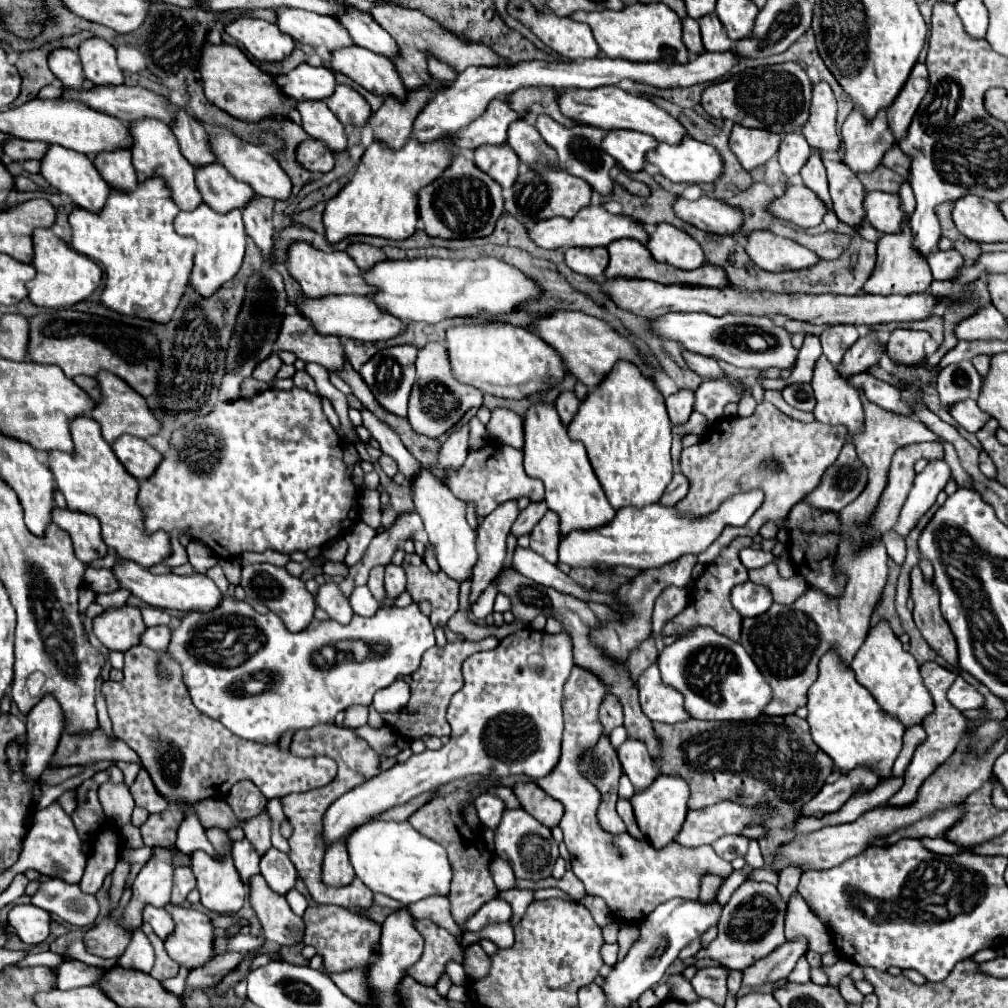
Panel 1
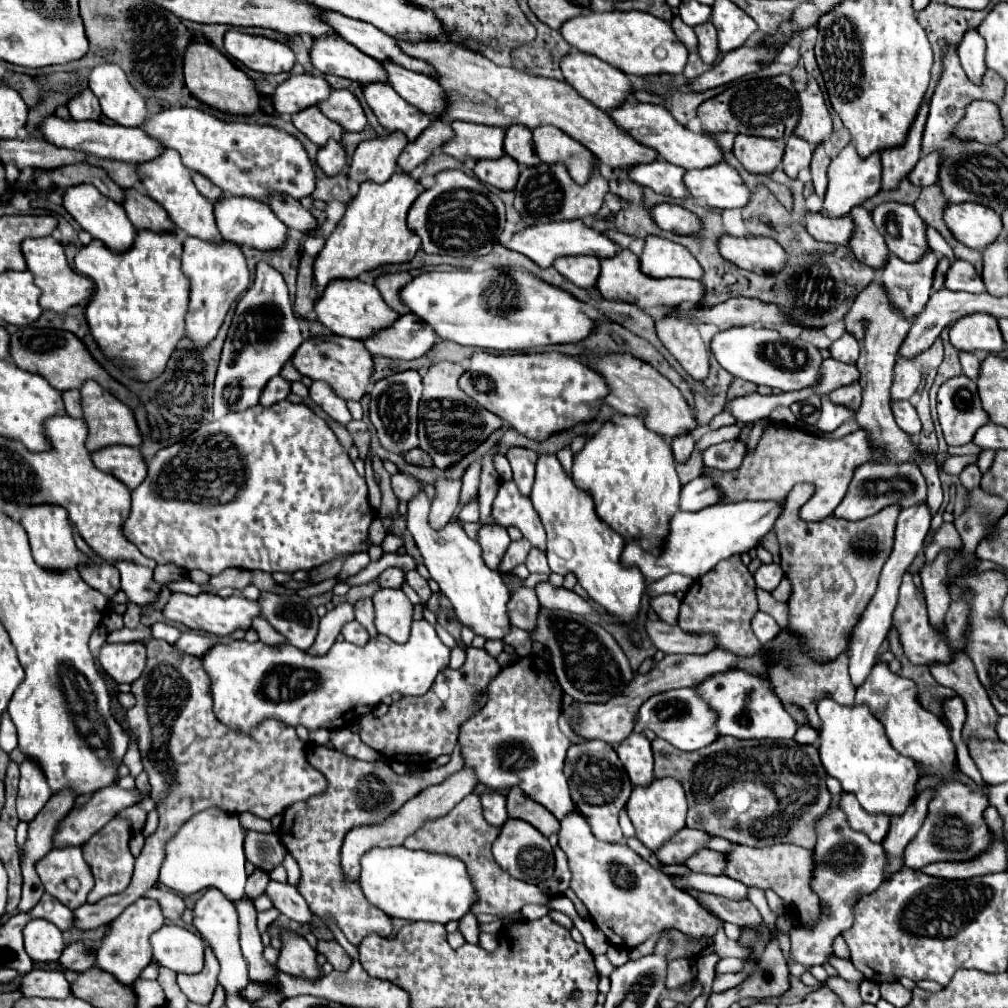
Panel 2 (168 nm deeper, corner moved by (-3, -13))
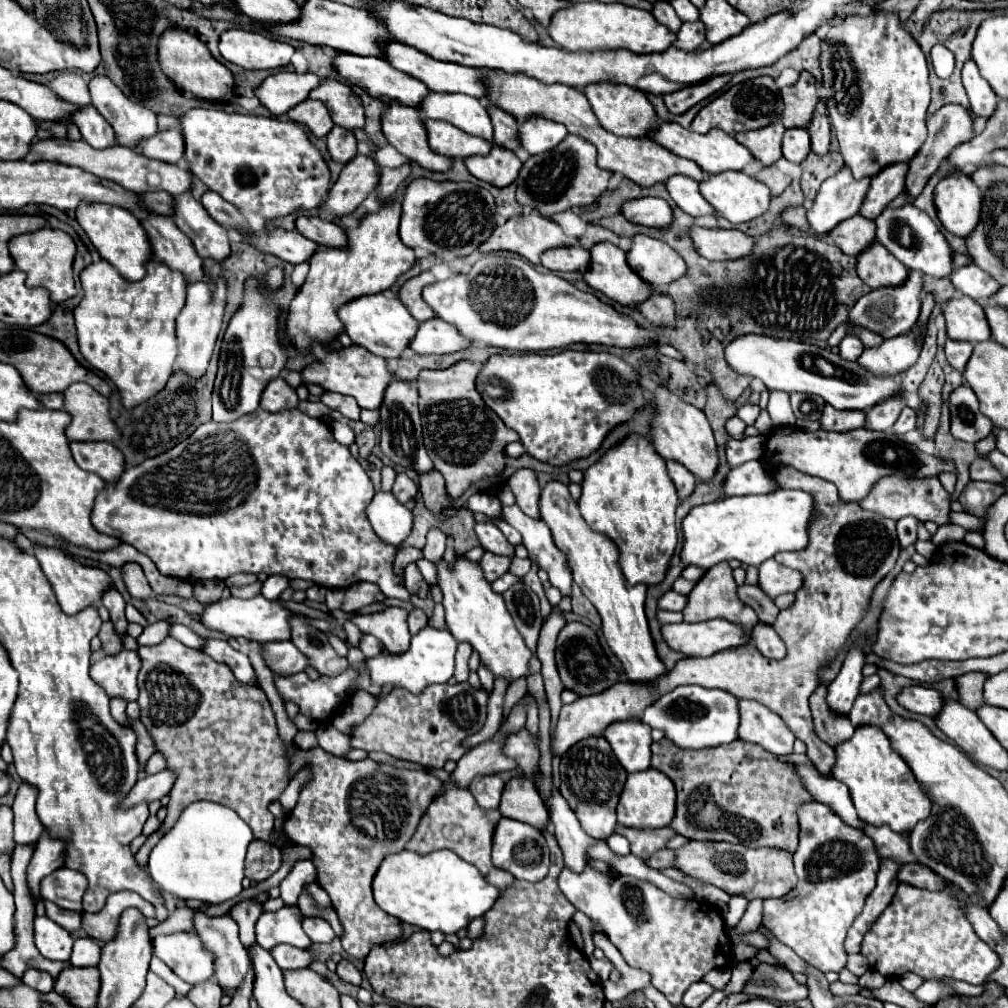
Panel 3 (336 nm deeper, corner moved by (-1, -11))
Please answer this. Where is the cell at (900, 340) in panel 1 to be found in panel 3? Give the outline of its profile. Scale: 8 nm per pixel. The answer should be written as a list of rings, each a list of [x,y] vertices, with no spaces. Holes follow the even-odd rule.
[[[891,397],[891,401],[881,401],[875,409],[867,411],[865,427],[873,431],[887,431],[897,421],[901,409],[907,405],[905,397]]]

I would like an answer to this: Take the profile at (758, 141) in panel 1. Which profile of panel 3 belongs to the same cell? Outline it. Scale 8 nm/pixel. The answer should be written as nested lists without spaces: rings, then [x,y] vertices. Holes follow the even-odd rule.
[[[775,121],[765,129],[739,133],[739,135],[735,135],[735,139],[743,147],[747,147],[757,161],[761,161],[765,167],[769,167],[769,165],[777,163],[783,157],[781,155],[783,133],[785,133],[785,127],[781,125],[781,121]]]

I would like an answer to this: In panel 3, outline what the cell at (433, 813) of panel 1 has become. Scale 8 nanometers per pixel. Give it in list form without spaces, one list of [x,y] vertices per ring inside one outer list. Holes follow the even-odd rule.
[[[449,789],[447,793],[439,795],[427,809],[427,813],[421,817],[415,835],[409,839],[405,849],[417,851],[417,853],[431,853],[437,849],[449,849],[457,853],[461,859],[467,863],[475,865],[479,873],[485,877],[485,881],[491,881],[491,885],[499,885],[503,893],[511,887],[515,877],[511,873],[505,873],[501,869],[495,869],[491,863],[491,839],[493,839],[493,829],[499,823],[501,813],[499,811],[483,811],[471,791],[463,789]]]

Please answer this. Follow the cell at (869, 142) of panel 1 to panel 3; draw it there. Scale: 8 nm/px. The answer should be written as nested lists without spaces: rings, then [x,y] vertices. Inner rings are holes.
[[[843,167],[835,175],[823,181],[813,207],[807,211],[807,221],[811,229],[819,235],[829,233],[837,223],[859,213],[863,197],[867,195],[871,179],[855,181],[851,169]]]

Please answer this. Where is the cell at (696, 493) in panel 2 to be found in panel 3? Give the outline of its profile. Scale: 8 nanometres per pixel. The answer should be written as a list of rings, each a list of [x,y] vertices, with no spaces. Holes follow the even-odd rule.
[[[747,461],[727,473],[723,481],[723,495],[747,495],[747,493],[771,493],[771,481],[765,475],[759,461]]]

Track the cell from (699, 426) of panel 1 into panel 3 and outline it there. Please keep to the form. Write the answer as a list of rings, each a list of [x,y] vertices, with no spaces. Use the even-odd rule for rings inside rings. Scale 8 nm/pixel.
[[[733,415],[733,417],[729,417],[727,421],[725,421],[725,429],[727,429],[727,433],[733,437],[733,439],[743,439],[745,435],[743,435],[743,431],[745,431],[745,423],[737,417],[737,415]]]

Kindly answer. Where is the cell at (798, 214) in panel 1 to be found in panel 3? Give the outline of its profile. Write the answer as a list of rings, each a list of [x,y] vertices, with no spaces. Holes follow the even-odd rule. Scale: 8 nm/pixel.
[[[855,215],[843,225],[827,233],[827,241],[835,243],[847,255],[859,255],[871,241],[875,241],[875,223],[863,215]]]

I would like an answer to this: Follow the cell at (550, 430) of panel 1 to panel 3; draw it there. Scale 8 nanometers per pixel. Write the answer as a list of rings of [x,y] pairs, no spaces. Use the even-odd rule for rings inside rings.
[[[547,481],[547,485],[541,489],[539,515],[551,529],[551,537],[557,549],[563,551],[563,555],[567,557],[573,581],[581,587],[583,595],[599,611],[603,619],[603,635],[611,651],[623,663],[623,671],[629,677],[629,681],[653,681],[659,675],[663,675],[667,669],[655,653],[643,611],[647,587],[643,583],[631,585],[625,579],[619,565],[619,549],[613,545],[613,541],[603,533],[591,531],[591,527],[583,521],[567,485],[563,485],[561,481]]]

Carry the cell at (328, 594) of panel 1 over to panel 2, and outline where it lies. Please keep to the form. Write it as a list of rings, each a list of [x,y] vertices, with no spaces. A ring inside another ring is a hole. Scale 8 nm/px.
[[[357,621],[347,623],[341,633],[343,633],[345,641],[349,641],[349,643],[353,643],[353,645],[359,645],[359,647],[367,645],[367,641],[371,639],[371,635],[367,633],[367,629],[365,629],[361,623],[357,623]]]

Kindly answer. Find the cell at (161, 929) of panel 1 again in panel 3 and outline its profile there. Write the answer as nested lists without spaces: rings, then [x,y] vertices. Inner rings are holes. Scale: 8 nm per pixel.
[[[191,931],[157,935],[153,939],[153,955],[191,985],[213,977],[213,955],[203,949],[199,937]]]

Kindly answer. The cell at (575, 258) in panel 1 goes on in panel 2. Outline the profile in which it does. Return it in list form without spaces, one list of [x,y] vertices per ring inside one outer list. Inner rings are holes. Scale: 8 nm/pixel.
[[[577,255],[577,257],[557,257],[553,267],[573,281],[575,285],[587,289],[597,283],[599,277],[599,259],[593,255]]]

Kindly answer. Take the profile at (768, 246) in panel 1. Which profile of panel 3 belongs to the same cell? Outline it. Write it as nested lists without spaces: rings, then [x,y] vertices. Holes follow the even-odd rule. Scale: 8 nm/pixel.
[[[693,227],[691,237],[697,253],[709,261],[733,261],[751,255],[755,239],[737,229],[705,229]]]

